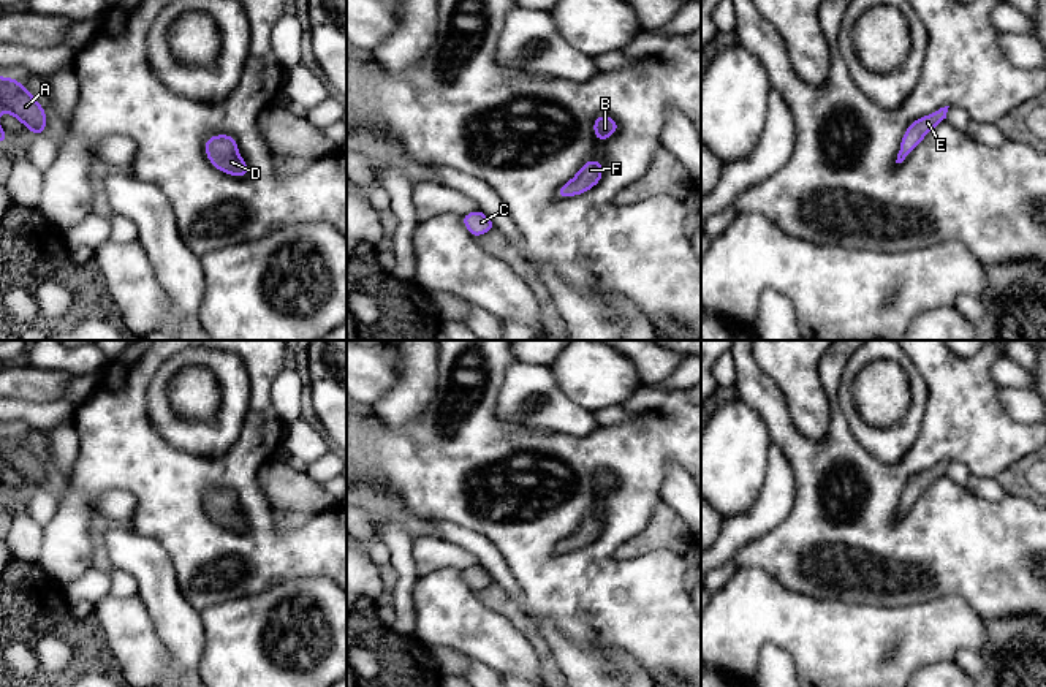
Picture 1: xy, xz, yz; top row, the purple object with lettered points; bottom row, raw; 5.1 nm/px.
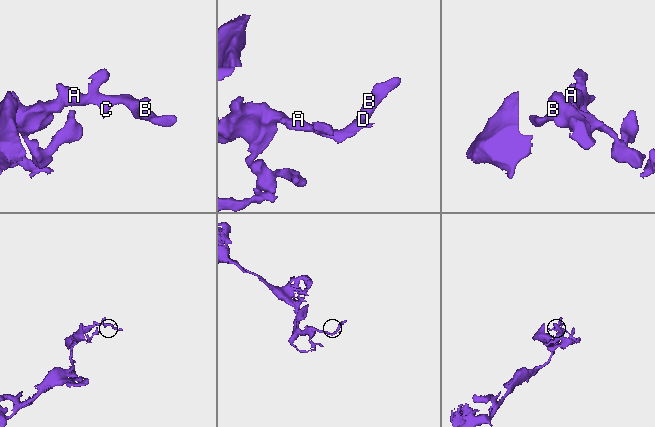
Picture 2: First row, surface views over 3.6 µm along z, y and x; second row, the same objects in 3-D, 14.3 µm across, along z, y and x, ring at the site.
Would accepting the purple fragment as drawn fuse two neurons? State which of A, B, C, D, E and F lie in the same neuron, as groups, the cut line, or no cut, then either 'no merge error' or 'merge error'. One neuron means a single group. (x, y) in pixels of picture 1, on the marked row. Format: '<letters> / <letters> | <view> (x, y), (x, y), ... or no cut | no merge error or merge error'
A B C D E F | no cut | no merge error

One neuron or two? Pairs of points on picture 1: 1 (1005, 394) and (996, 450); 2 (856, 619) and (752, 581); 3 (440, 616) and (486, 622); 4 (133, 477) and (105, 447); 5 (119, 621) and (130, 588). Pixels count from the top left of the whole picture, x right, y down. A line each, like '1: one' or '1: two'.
1: two
2: one
3: one
4: one
5: two

